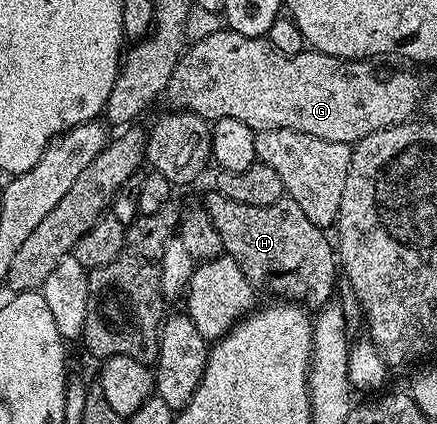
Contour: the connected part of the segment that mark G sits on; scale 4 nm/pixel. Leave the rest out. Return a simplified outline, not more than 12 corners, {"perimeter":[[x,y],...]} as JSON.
{"perimeter":[[189,43],[171,107],[353,144],[411,121],[412,71]]}

